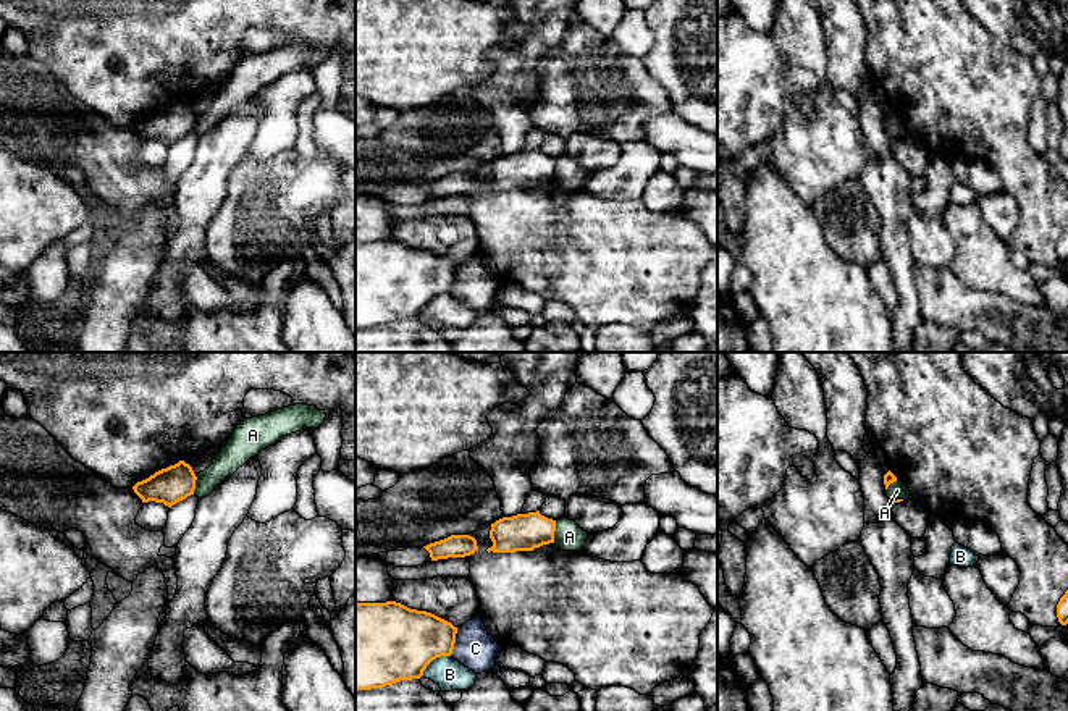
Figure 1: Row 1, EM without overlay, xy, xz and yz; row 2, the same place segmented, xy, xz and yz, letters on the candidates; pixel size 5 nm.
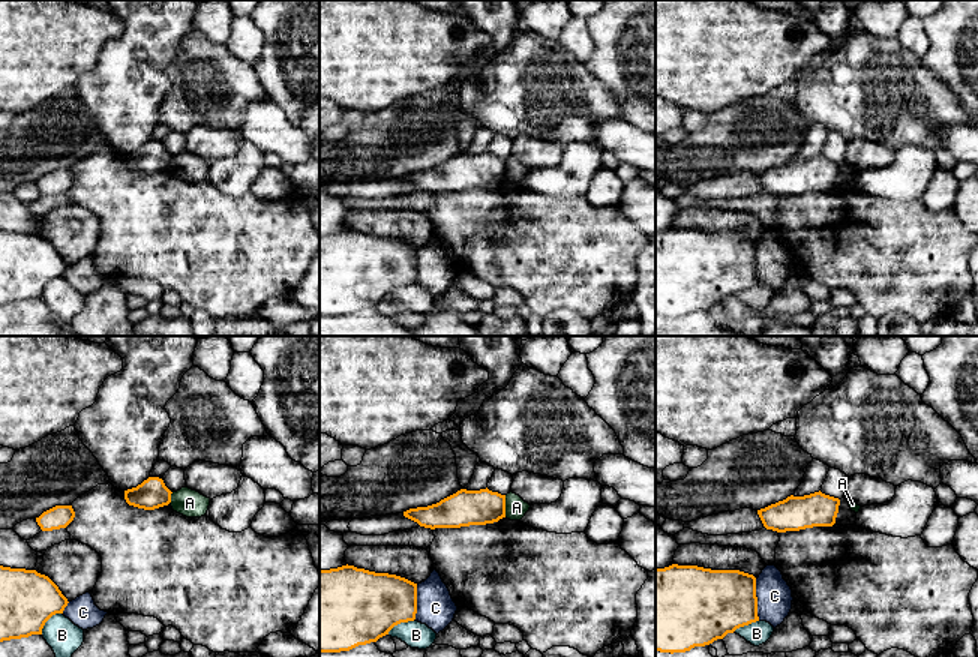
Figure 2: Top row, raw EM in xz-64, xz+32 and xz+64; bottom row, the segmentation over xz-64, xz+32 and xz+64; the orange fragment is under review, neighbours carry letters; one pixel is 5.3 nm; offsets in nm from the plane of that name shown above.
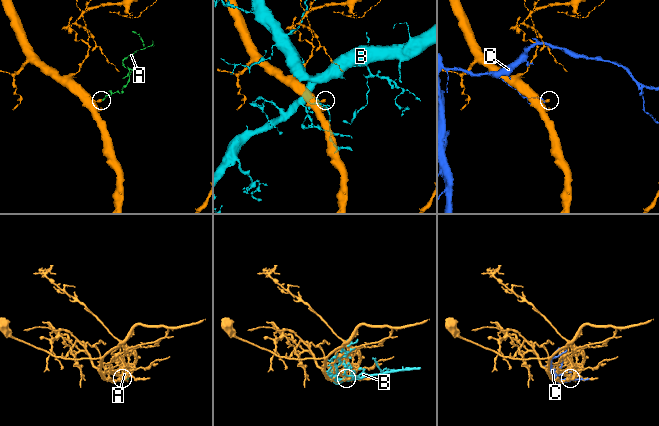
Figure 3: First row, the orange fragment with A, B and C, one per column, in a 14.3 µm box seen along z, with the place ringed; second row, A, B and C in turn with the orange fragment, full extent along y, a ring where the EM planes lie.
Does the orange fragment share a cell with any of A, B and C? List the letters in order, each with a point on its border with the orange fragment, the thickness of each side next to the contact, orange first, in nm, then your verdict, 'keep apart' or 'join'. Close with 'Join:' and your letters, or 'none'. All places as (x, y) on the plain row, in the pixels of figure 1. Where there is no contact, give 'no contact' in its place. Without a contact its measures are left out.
A: contact xz (555, 168); calibres 190 and 140 nm; keep apart
B: contact xz (433, 296); calibres 400 and 160 nm; keep apart
C: contact xz (454, 280); calibres 320 and 200 nm; keep apart
Join: none

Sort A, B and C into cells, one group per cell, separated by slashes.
A / B / C

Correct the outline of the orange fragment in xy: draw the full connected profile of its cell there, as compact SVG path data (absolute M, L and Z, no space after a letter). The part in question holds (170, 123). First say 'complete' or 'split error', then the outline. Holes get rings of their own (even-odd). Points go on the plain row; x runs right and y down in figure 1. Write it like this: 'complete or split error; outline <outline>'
complete; outline M179 99L174 103L162 107L149 116L137 120L132 128L142 141L155 139L171 145L173 142L194 133L196 111L189 102Z

